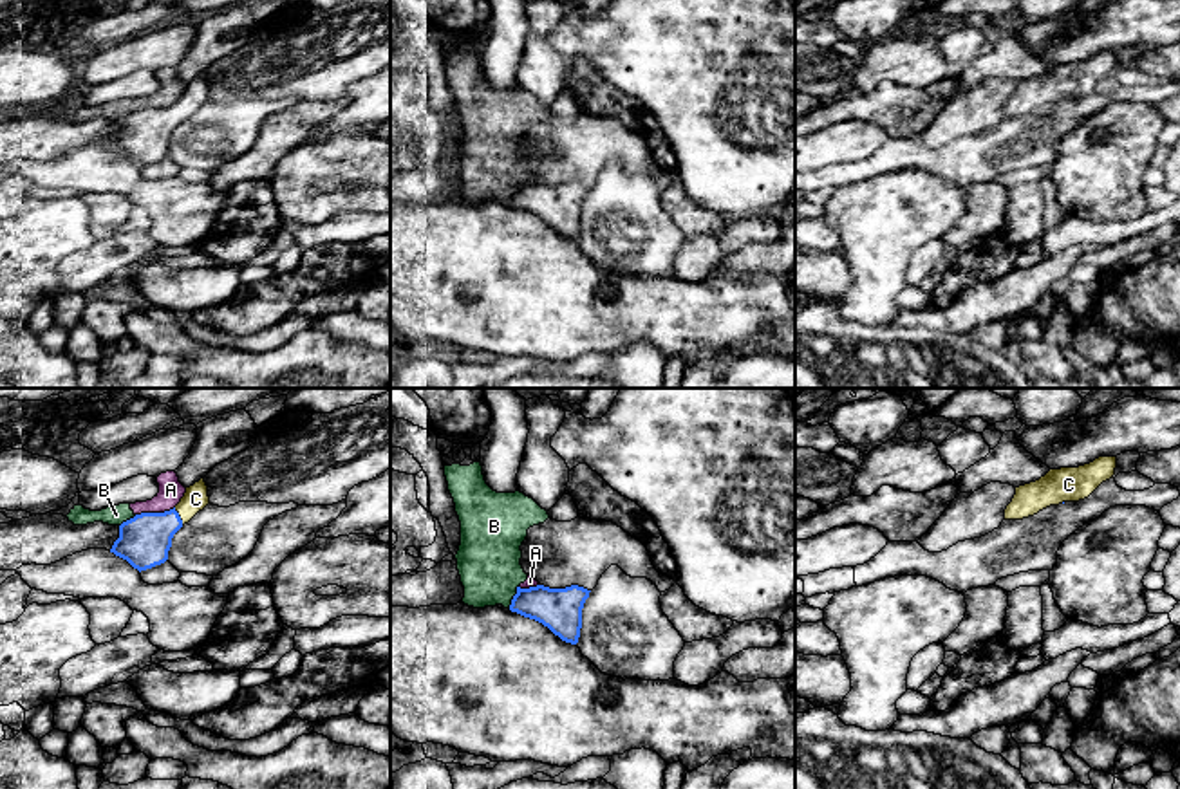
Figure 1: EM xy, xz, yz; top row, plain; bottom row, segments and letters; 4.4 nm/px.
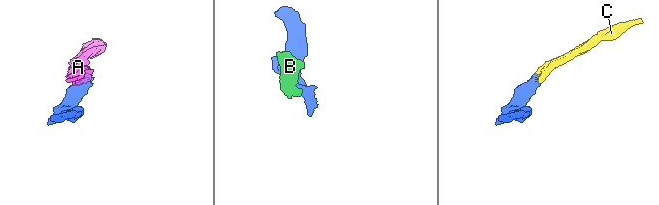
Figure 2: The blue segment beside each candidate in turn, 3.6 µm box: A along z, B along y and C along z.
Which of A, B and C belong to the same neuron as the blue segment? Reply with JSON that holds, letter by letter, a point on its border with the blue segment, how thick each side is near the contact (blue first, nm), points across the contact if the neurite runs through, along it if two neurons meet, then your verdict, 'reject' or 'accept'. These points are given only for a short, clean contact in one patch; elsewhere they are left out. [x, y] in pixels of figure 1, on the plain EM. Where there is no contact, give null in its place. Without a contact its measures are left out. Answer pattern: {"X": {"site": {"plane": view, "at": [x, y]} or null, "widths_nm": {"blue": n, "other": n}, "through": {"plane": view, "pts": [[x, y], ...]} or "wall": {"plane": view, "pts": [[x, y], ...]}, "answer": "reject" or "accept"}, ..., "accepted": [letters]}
{"A": {"site": {"plane": "xy", "at": [154, 109]}, "widths_nm": {"blue": 220, "other": 110}, "answer": "reject"}, "B": {"site": {"plane": "xz", "at": [514, 192]}, "widths_nm": {"blue": 190, "other": 280}, "wall": {"plane": "xz", "pts": [[517, 181], [508, 203]]}, "answer": "reject"}, "C": {"site": {"plane": "xy", "at": [179, 112]}, "widths_nm": {"blue": 220, "other": 110}, "through": {"plane": "xy", "pts": [[145, 136], [156, 125], [179, 112], [196, 94]]}, "answer": "accept"}, "accepted": ["C"]}

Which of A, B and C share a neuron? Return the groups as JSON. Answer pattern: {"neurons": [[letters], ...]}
{"neurons": [["A", "B"], ["C"]]}

